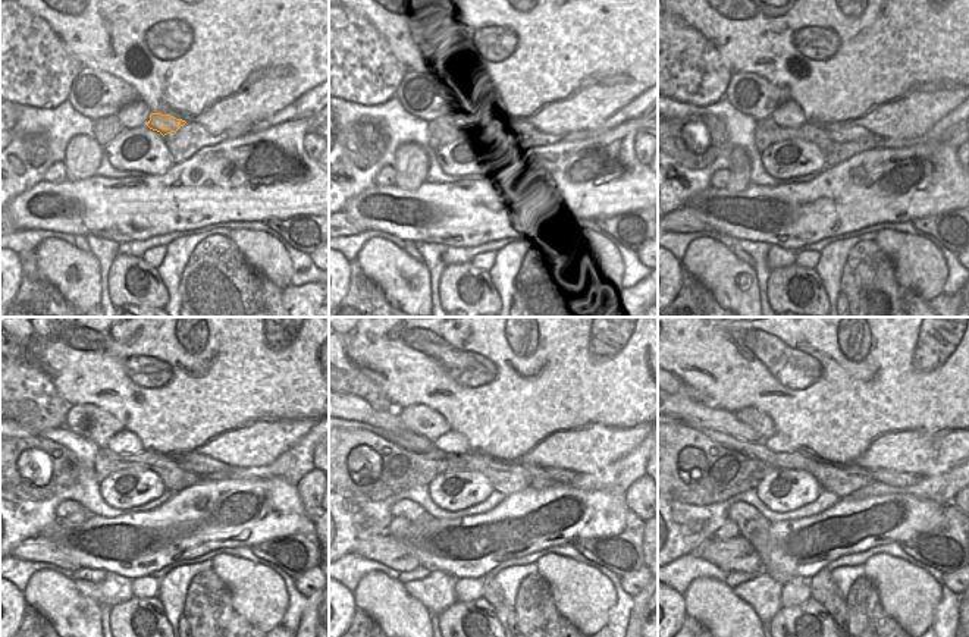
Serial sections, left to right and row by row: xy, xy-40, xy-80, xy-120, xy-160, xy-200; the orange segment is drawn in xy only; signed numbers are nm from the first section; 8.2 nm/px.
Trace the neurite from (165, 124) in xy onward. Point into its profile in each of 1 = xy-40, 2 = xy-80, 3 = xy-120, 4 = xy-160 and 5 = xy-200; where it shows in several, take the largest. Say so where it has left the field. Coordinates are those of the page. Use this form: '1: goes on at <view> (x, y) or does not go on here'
1: goes on at xy-40 (501, 128)
2: goes on at xy-80 (837, 132)
3: goes on at xy-120 (200, 464)
4: goes on at xy-160 (561, 476)
5: goes on at xy-200 (886, 476)

